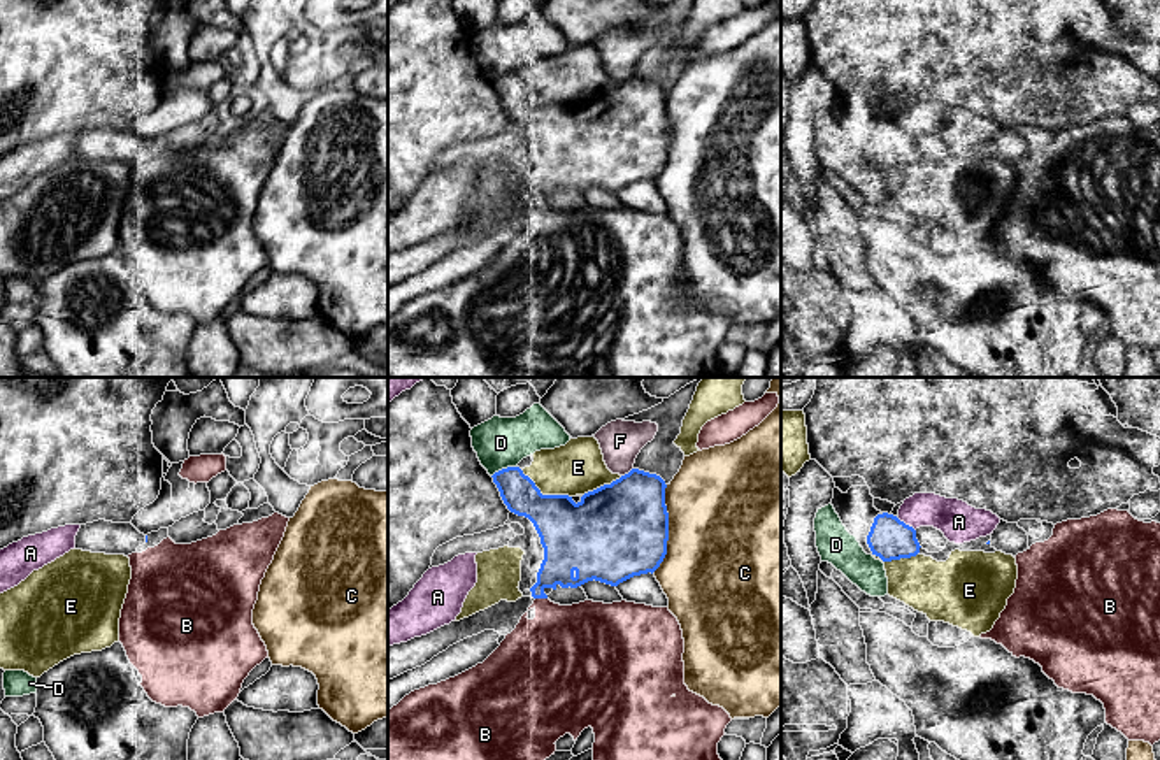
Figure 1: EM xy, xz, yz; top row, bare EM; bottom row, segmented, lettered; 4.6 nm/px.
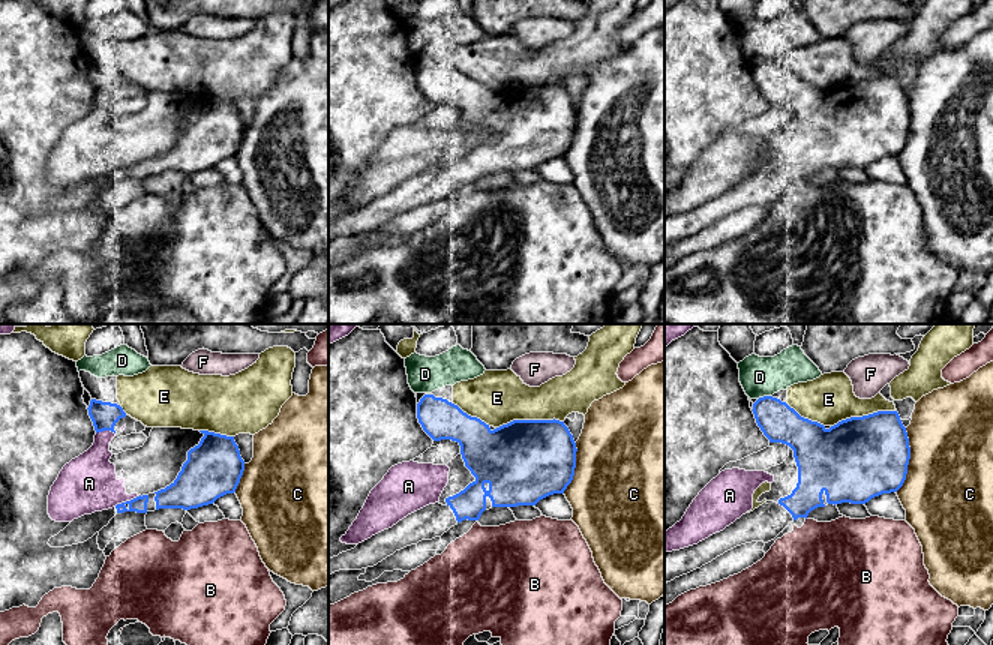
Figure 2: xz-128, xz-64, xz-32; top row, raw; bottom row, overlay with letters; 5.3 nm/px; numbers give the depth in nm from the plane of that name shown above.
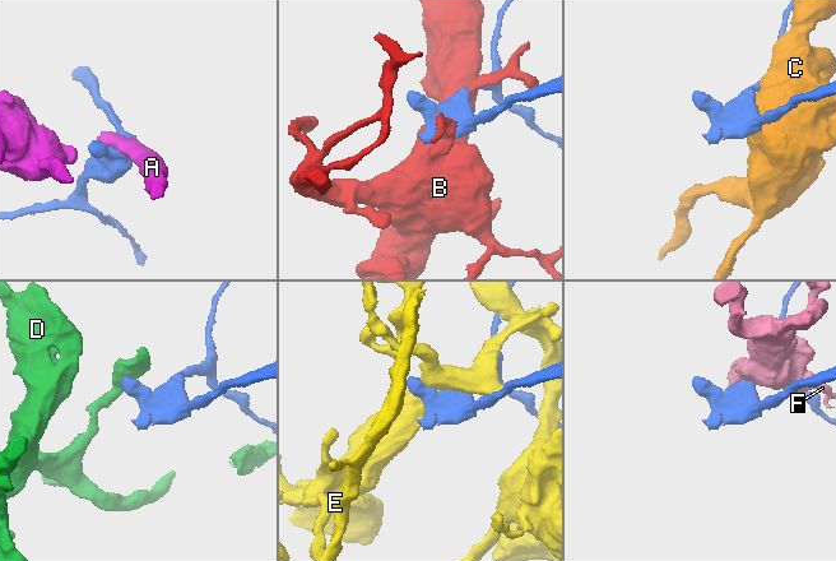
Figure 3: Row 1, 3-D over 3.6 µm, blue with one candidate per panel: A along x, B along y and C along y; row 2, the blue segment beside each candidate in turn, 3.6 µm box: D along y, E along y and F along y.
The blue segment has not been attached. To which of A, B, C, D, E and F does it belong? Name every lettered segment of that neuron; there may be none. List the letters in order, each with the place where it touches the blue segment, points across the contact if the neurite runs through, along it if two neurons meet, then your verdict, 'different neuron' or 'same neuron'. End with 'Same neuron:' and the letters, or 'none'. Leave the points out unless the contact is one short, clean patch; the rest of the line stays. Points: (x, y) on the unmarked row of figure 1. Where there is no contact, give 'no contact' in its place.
A: yz (904, 130) | different neuron
B: xz (541, 204) | different neuron
C: xz (667, 136) | different neuron
D: xz (504, 76) | different neuron
E: xz (544, 102) | different neuron
F: xz (629, 79) | along xz (632, 74), (622, 83) | different neuron
Same neuron: none

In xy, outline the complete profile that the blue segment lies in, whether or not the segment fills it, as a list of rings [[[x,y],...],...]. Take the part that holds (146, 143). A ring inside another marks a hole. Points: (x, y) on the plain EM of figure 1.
[[[105,126],[81,132],[75,142],[75,156],[105,161],[128,163],[146,149],[147,142],[140,140],[132,130],[112,130]]]

